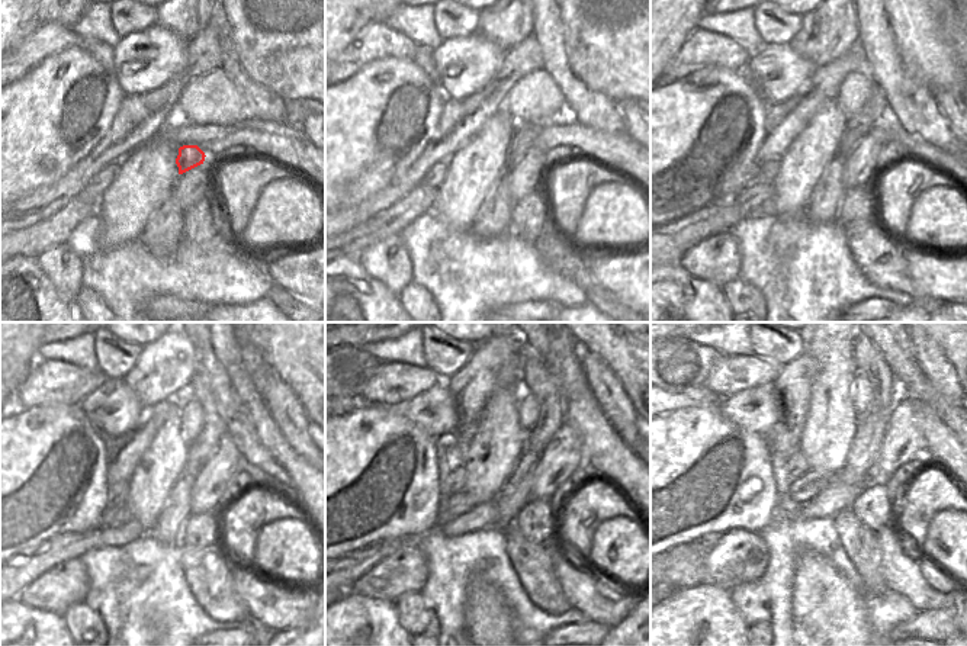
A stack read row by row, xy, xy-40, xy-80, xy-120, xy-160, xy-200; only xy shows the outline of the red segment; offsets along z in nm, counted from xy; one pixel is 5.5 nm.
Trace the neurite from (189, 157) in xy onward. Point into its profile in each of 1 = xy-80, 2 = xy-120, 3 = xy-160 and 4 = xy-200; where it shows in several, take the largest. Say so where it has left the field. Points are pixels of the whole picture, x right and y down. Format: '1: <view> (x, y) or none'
1: xy-80 (874, 112)
2: xy-120 (219, 426)
3: xy-160 (536, 376)
4: xy-200 (868, 360)

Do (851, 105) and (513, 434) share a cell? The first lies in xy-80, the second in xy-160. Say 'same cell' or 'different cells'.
different cells

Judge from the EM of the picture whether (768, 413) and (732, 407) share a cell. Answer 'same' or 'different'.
same

